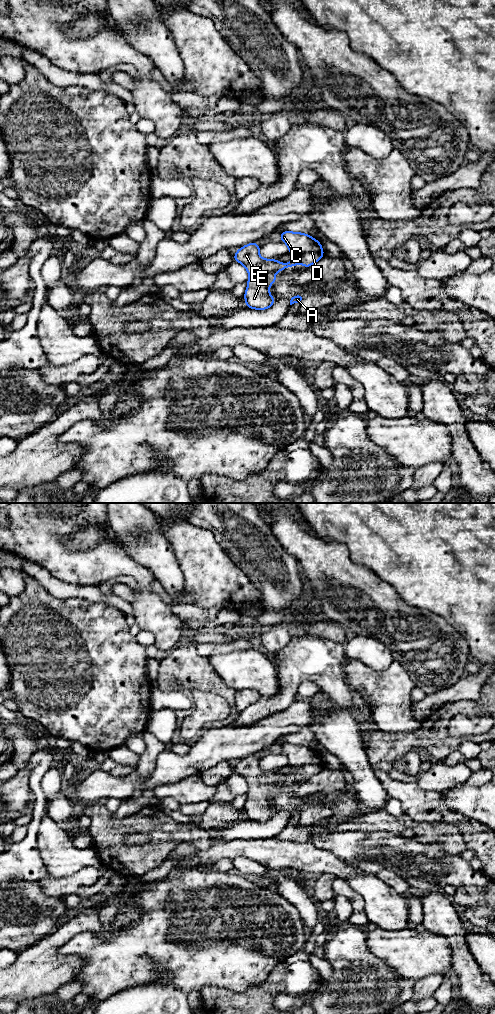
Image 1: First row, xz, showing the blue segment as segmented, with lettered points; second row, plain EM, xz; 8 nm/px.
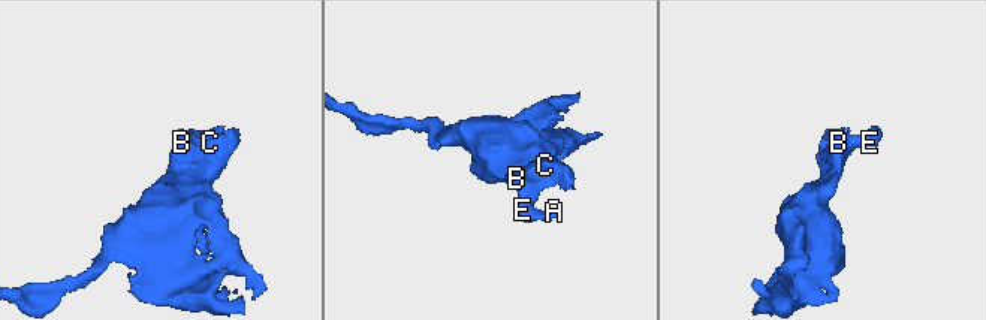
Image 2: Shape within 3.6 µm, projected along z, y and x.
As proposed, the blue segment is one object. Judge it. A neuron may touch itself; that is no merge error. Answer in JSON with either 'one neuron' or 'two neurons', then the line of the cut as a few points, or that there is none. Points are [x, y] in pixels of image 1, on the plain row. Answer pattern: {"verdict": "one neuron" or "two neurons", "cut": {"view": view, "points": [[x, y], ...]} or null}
{"verdict": "one neuron", "cut": null}

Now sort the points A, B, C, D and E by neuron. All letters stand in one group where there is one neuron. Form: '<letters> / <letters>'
A B C D E

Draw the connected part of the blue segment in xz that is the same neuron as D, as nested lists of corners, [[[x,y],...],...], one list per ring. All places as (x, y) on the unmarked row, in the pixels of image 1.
[[[282,743],[280,753],[287,756],[289,765],[294,768],[288,775],[261,770],[259,767],[261,758],[255,754],[239,760],[233,767],[233,771],[249,784],[248,797],[243,808],[248,820],[267,822],[276,814],[277,810],[272,810],[269,803],[269,798],[277,794],[275,784],[282,784],[284,780],[288,781],[299,775],[303,775],[307,781],[325,768],[322,756],[308,746]]]

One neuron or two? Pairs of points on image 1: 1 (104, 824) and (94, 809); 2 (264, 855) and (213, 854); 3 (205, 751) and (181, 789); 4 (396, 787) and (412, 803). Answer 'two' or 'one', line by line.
1: one
2: one
3: two
4: one

